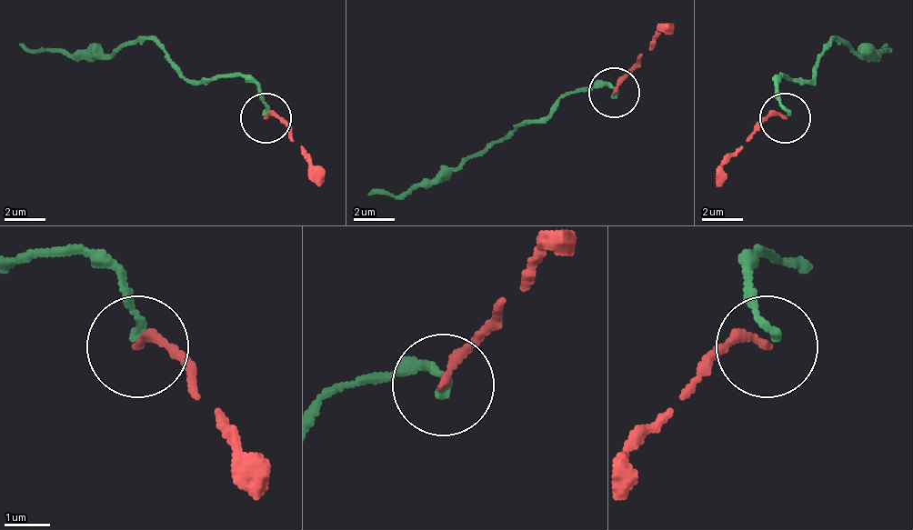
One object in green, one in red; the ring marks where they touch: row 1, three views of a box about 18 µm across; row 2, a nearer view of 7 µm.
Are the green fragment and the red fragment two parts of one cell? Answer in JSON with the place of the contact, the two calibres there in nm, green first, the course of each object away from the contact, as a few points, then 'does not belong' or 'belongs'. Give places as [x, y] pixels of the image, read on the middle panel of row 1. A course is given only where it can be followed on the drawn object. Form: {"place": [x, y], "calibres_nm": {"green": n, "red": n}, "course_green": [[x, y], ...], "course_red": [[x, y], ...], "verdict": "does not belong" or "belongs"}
{"place": [614, 93], "calibres_nm": {"green": 170, "red": 200}, "course_green": [[616, 94], [600, 84], [575, 88], [498, 144], [402, 195], [366, 195]], "course_red": [[616, 94], [620, 78], [651, 48], [667, 23]], "verdict": "belongs"}

